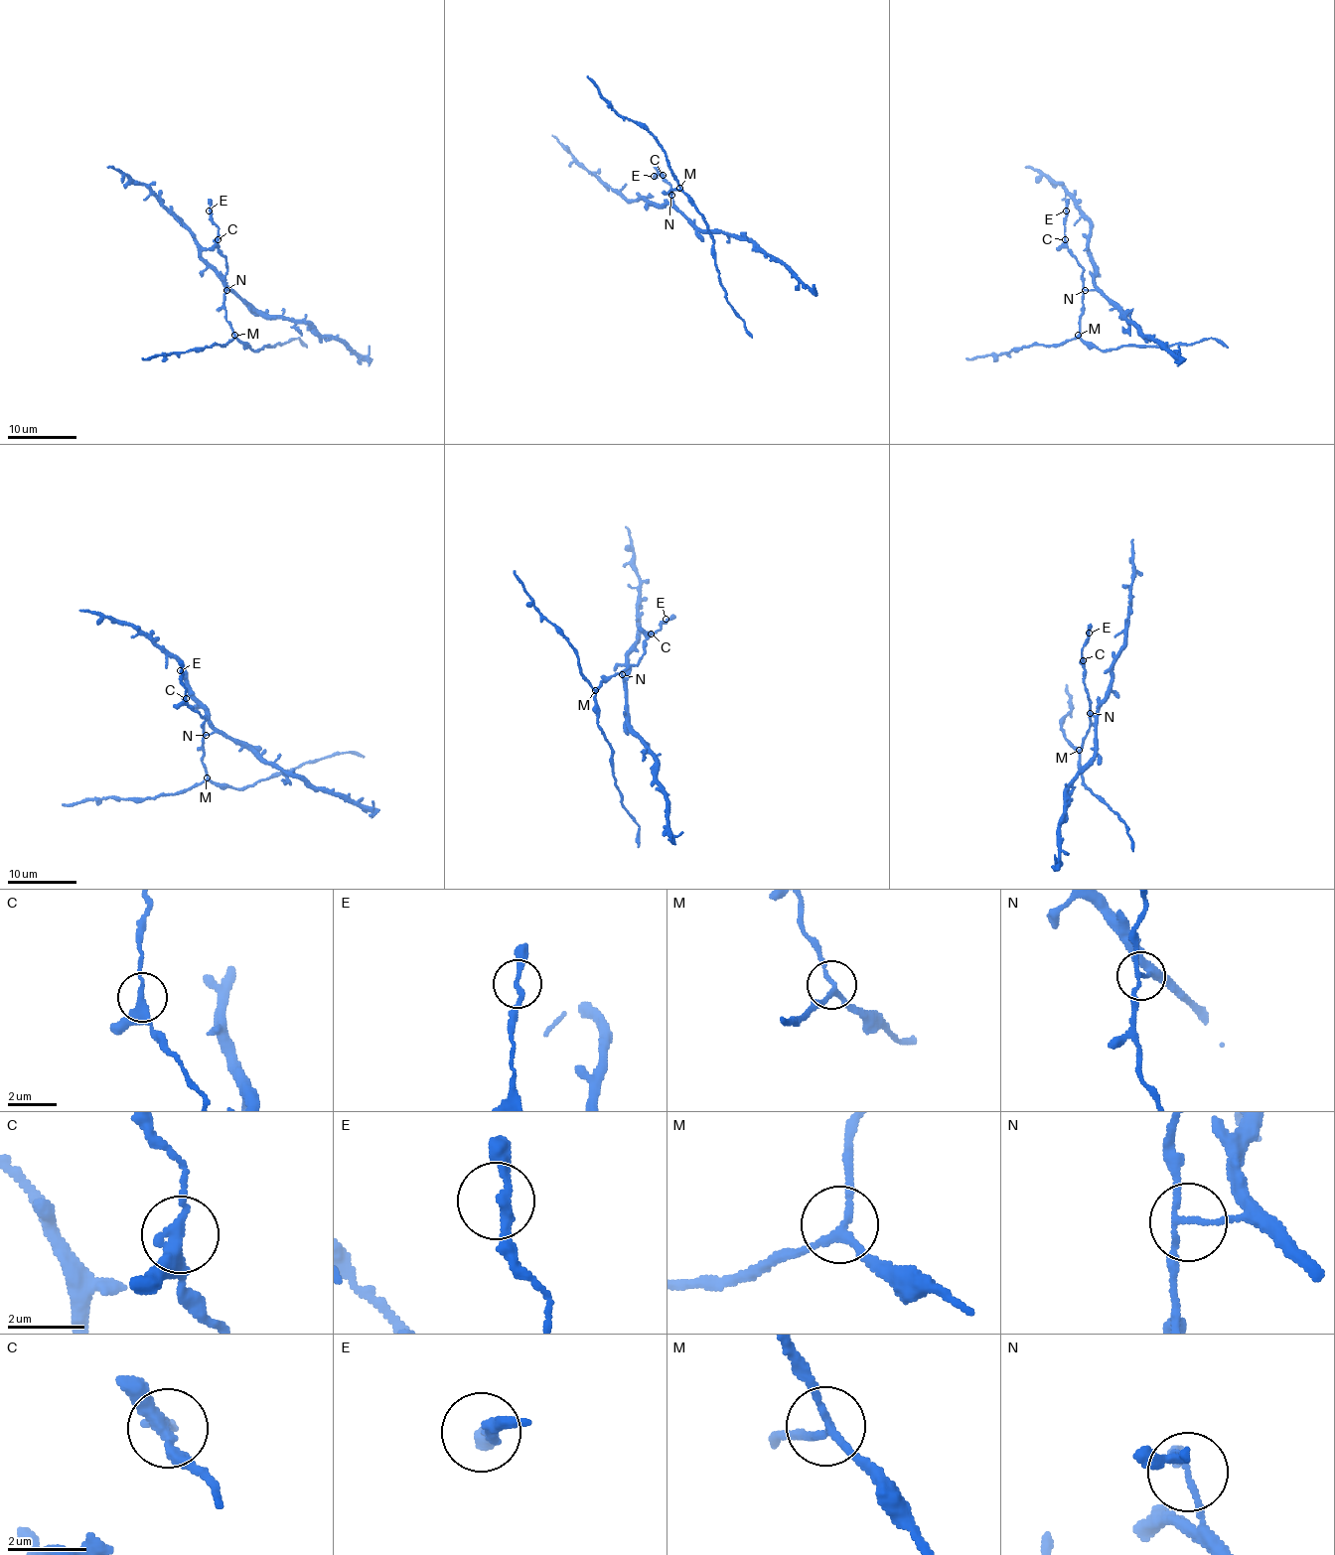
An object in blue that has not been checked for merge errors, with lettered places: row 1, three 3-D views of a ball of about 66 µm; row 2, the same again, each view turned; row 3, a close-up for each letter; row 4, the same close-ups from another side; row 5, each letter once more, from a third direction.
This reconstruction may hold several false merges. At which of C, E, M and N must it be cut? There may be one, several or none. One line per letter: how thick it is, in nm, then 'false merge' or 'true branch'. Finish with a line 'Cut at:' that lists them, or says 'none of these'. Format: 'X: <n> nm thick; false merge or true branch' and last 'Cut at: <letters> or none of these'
C: 280 nm thick; true branch
E: 190 nm thick; true branch
M: 180 nm thick; true branch
N: 120 nm thick; false merge
Cut at: N

